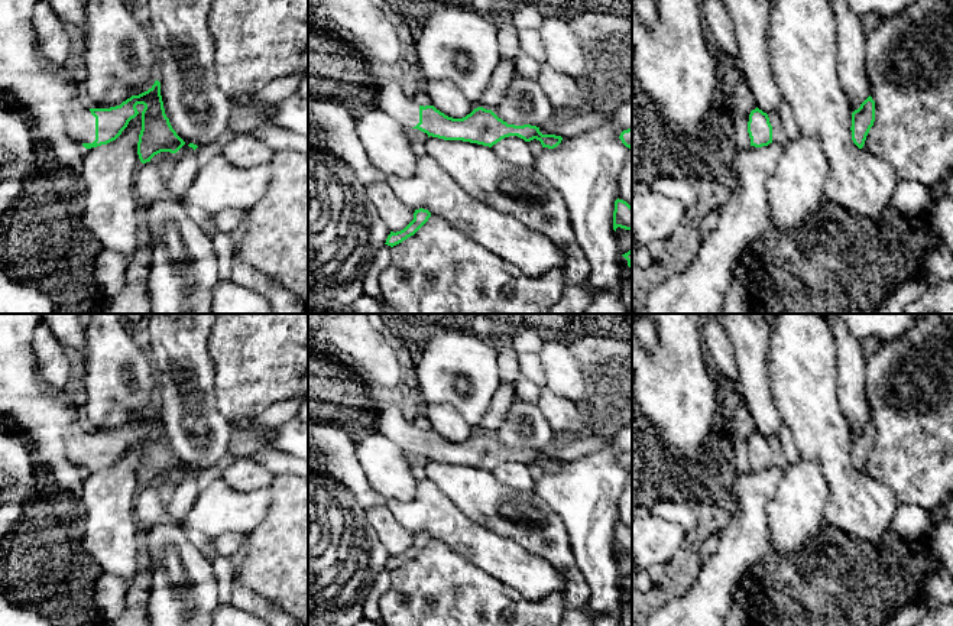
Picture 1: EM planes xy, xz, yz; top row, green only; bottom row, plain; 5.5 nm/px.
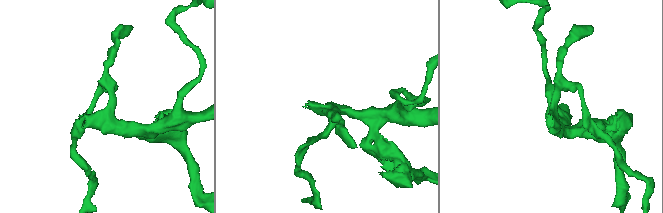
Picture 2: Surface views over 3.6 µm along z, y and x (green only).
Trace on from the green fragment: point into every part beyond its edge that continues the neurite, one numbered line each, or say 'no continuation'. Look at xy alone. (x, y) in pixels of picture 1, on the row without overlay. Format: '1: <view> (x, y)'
1: xy (80, 447)

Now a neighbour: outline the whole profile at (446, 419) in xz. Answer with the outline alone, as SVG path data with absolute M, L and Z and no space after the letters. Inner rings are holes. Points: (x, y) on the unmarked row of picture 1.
M450 403L425 405L424 415L437 434L453 442L463 442L477 432Z

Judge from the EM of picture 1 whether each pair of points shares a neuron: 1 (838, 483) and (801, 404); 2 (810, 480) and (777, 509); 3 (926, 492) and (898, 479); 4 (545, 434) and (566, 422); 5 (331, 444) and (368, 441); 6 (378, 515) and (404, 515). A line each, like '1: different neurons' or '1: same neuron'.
1: same neuron
2: same neuron
3: same neuron
4: different neurons
5: different neurons
6: different neurons

